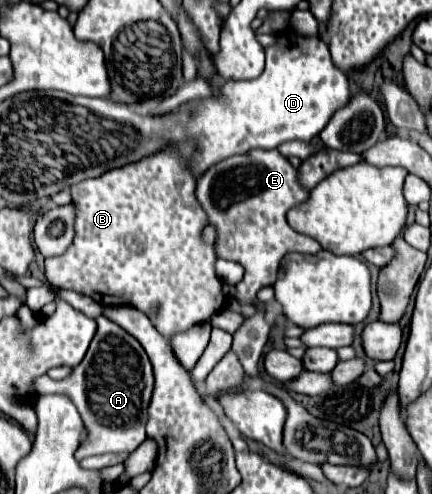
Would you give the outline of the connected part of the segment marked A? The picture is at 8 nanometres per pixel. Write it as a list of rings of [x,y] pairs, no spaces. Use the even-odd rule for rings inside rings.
[[[103,315],[95,321],[97,333],[83,361],[71,369],[71,377],[53,381],[43,375],[35,379],[37,393],[65,393],[77,405],[87,431],[87,441],[83,441],[75,452],[78,461],[103,453],[135,451],[147,439],[147,405],[153,393],[153,369],[141,343]],[[99,421],[107,421],[107,425]]]

